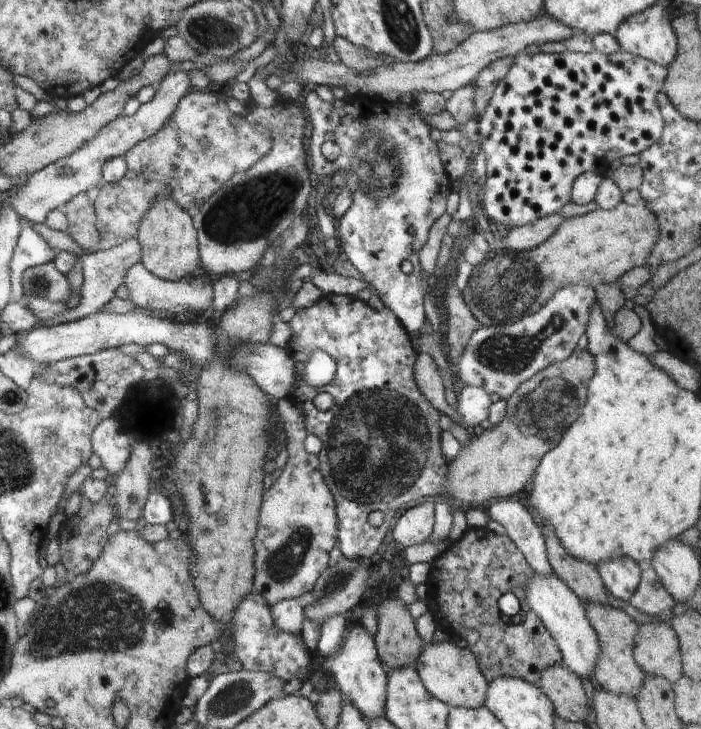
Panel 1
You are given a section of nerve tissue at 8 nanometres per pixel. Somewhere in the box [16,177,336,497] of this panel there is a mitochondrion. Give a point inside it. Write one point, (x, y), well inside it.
(40, 282)

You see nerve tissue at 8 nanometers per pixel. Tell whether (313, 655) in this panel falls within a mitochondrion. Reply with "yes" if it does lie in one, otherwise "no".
no

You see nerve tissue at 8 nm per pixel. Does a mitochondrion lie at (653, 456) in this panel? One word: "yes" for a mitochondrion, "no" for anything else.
no

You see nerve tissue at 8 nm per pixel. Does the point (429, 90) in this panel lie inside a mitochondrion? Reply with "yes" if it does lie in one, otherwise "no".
no

